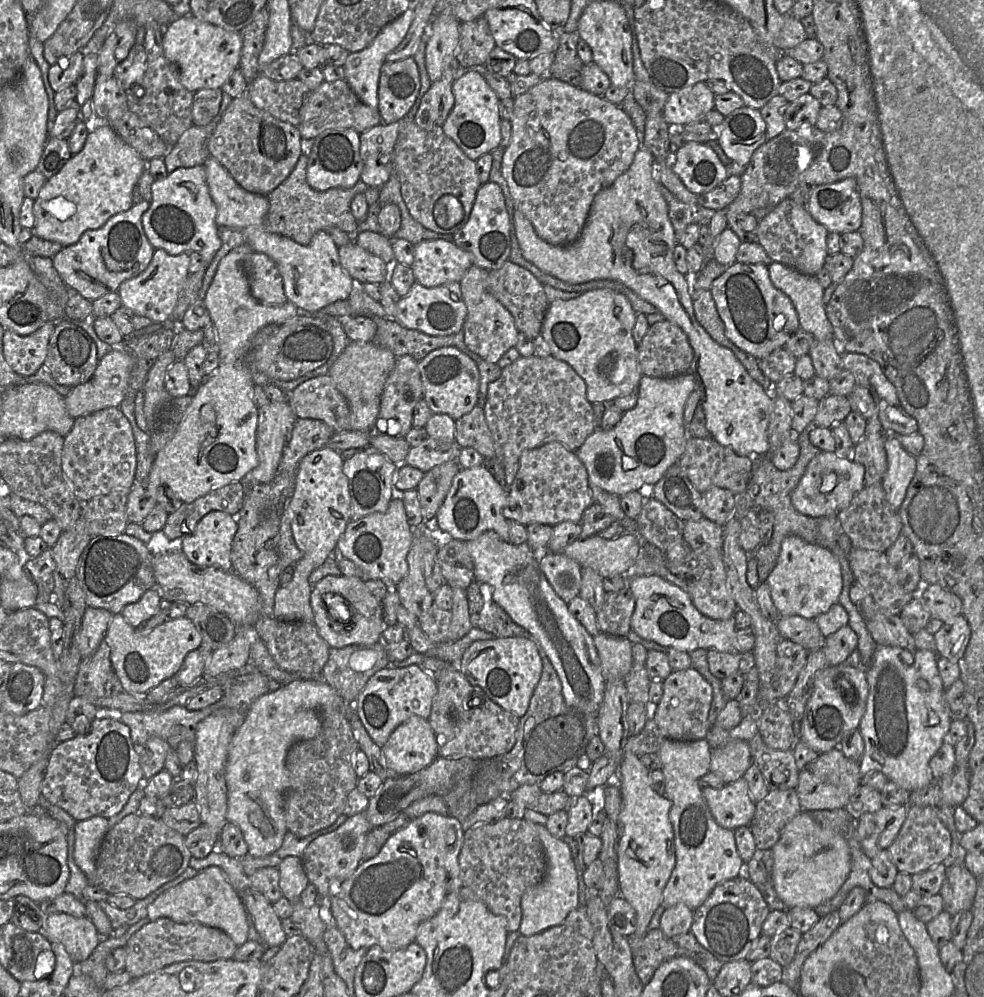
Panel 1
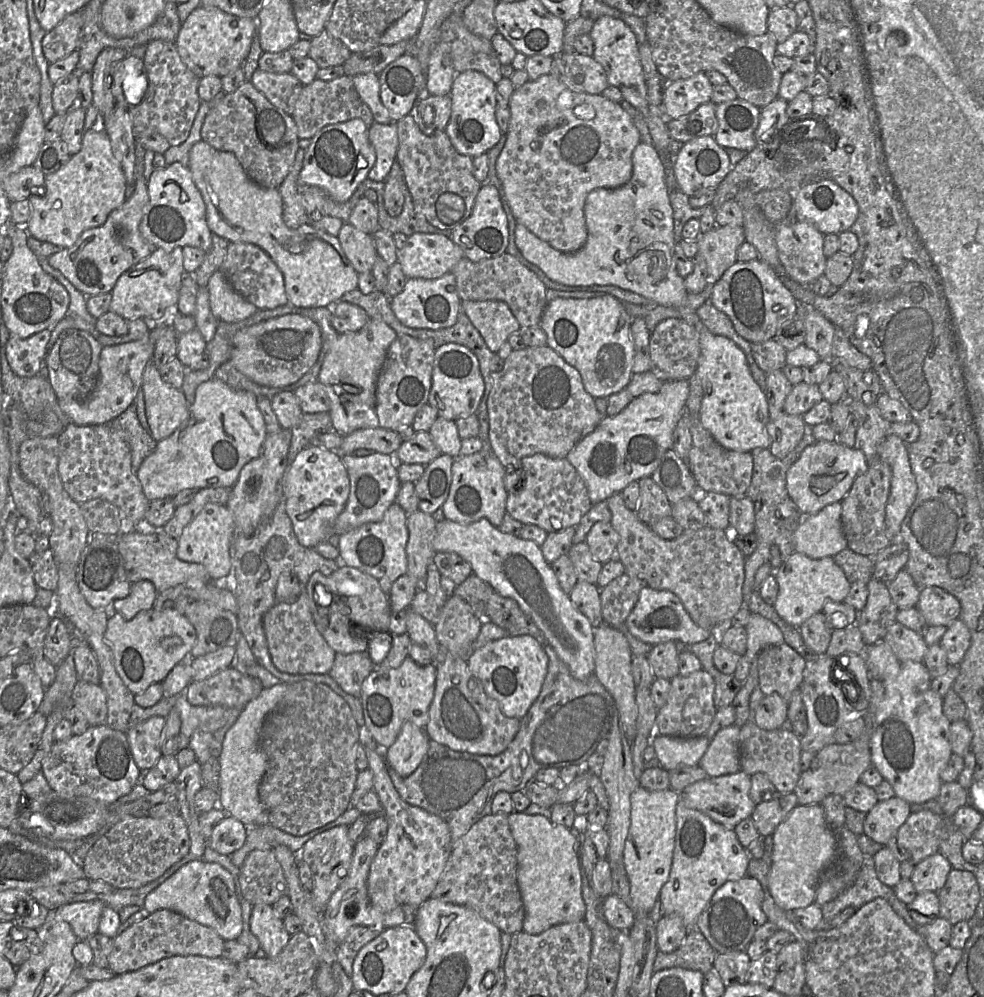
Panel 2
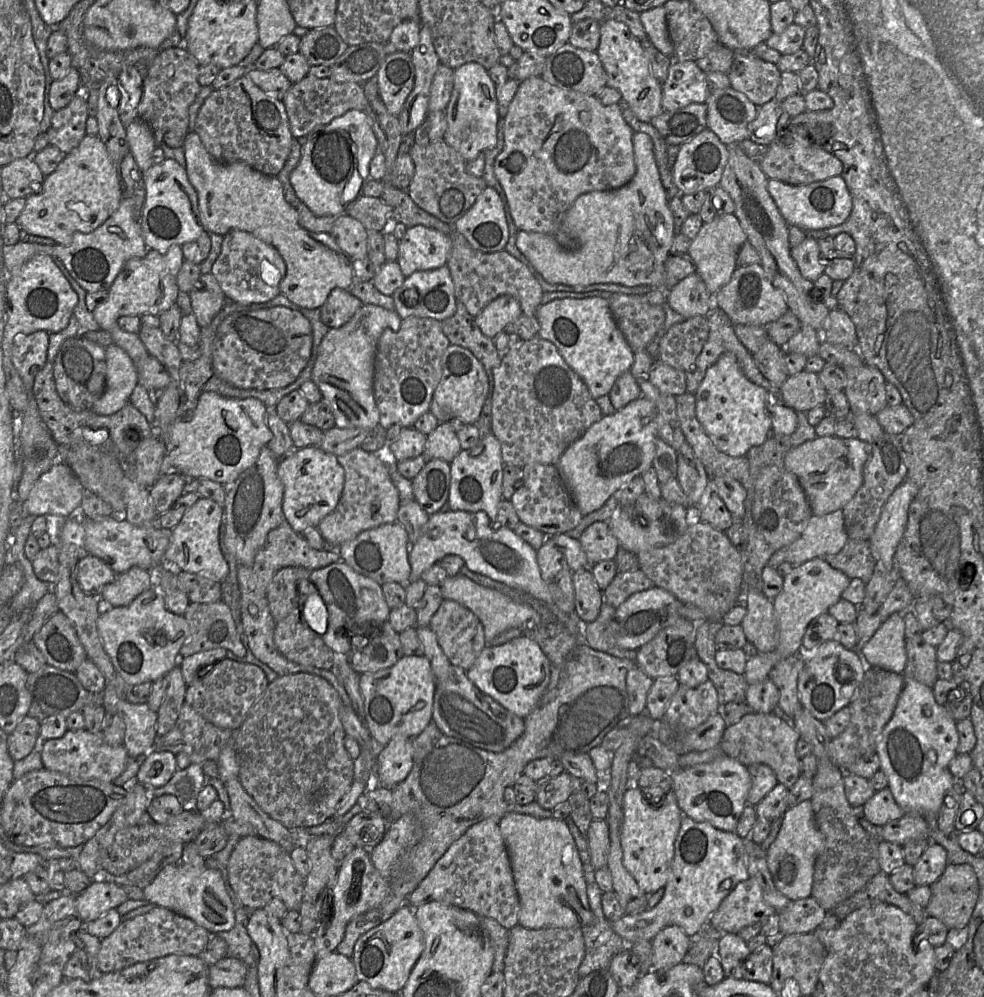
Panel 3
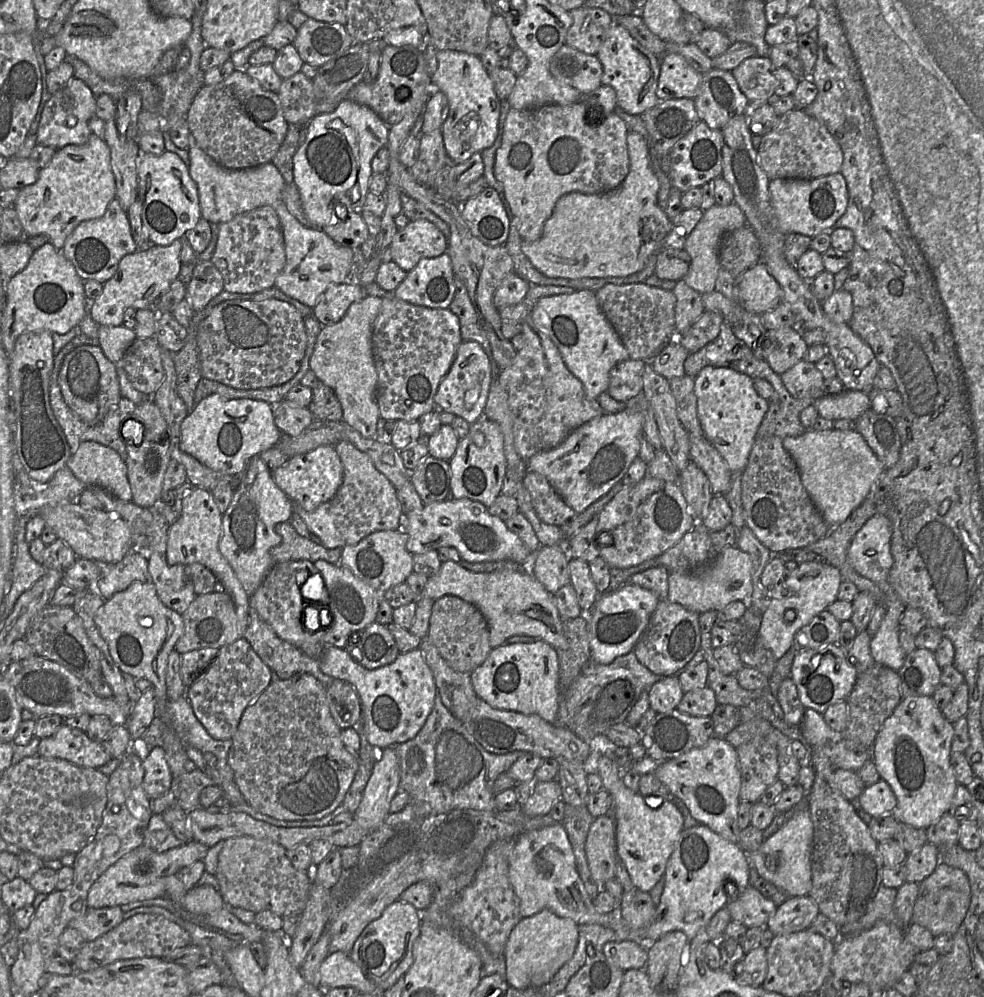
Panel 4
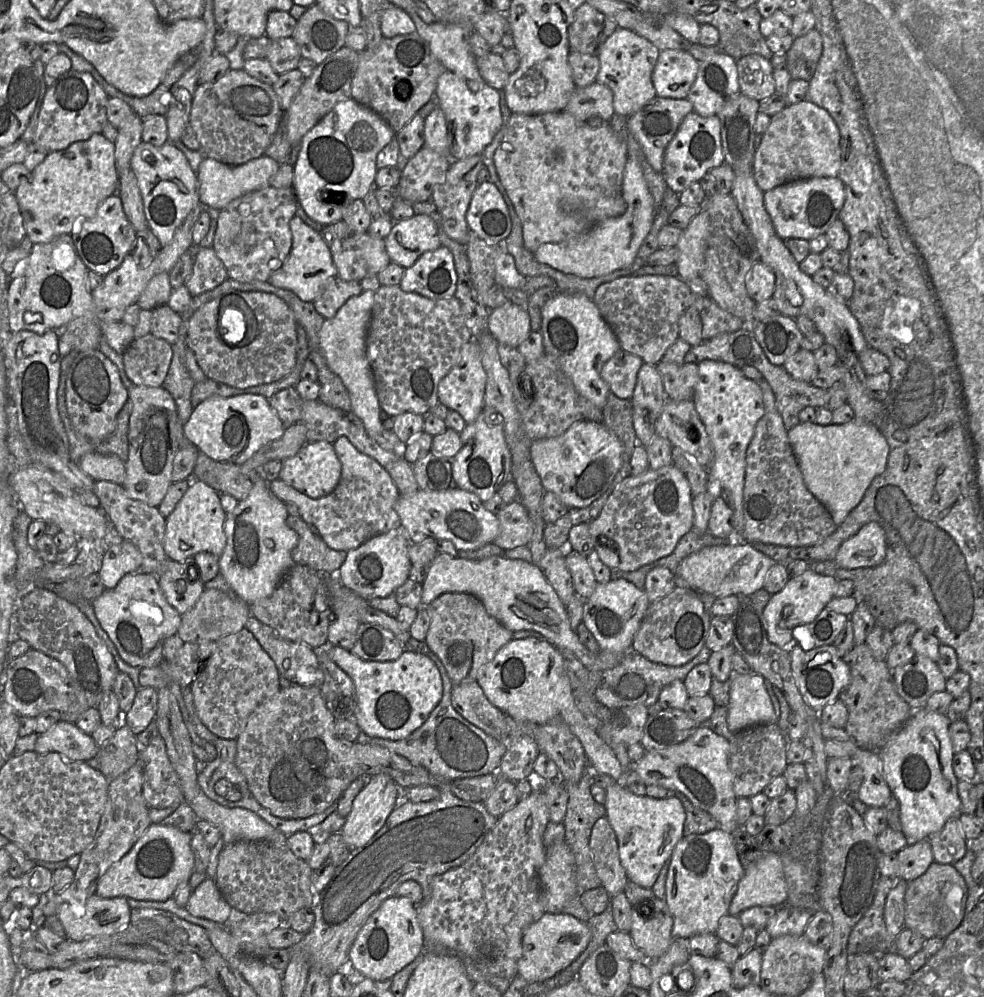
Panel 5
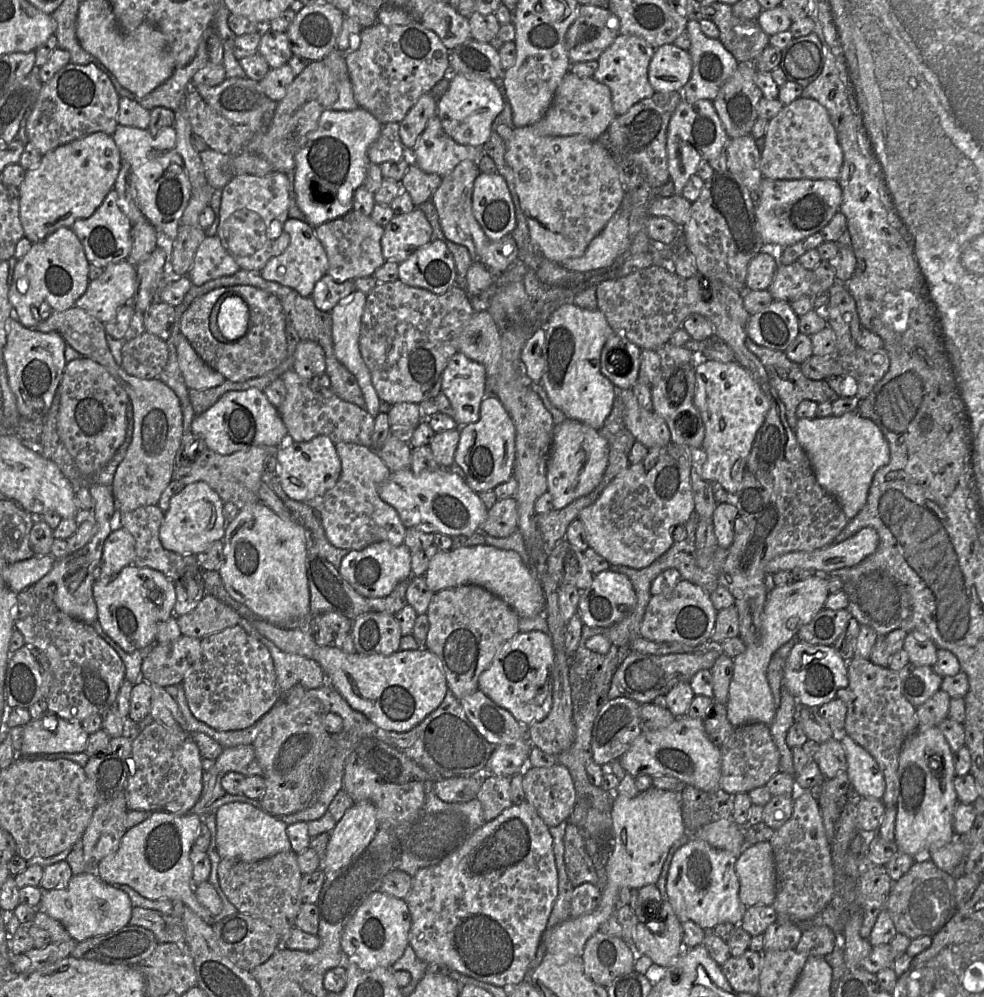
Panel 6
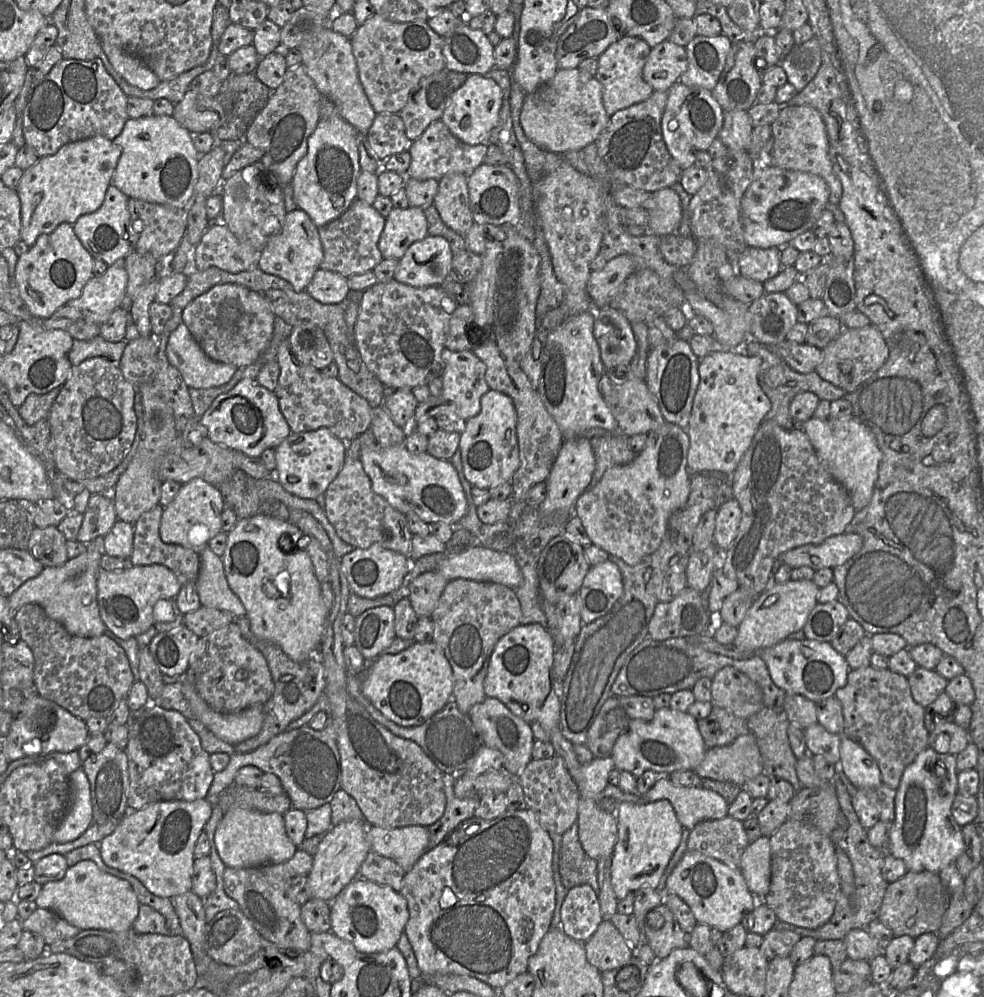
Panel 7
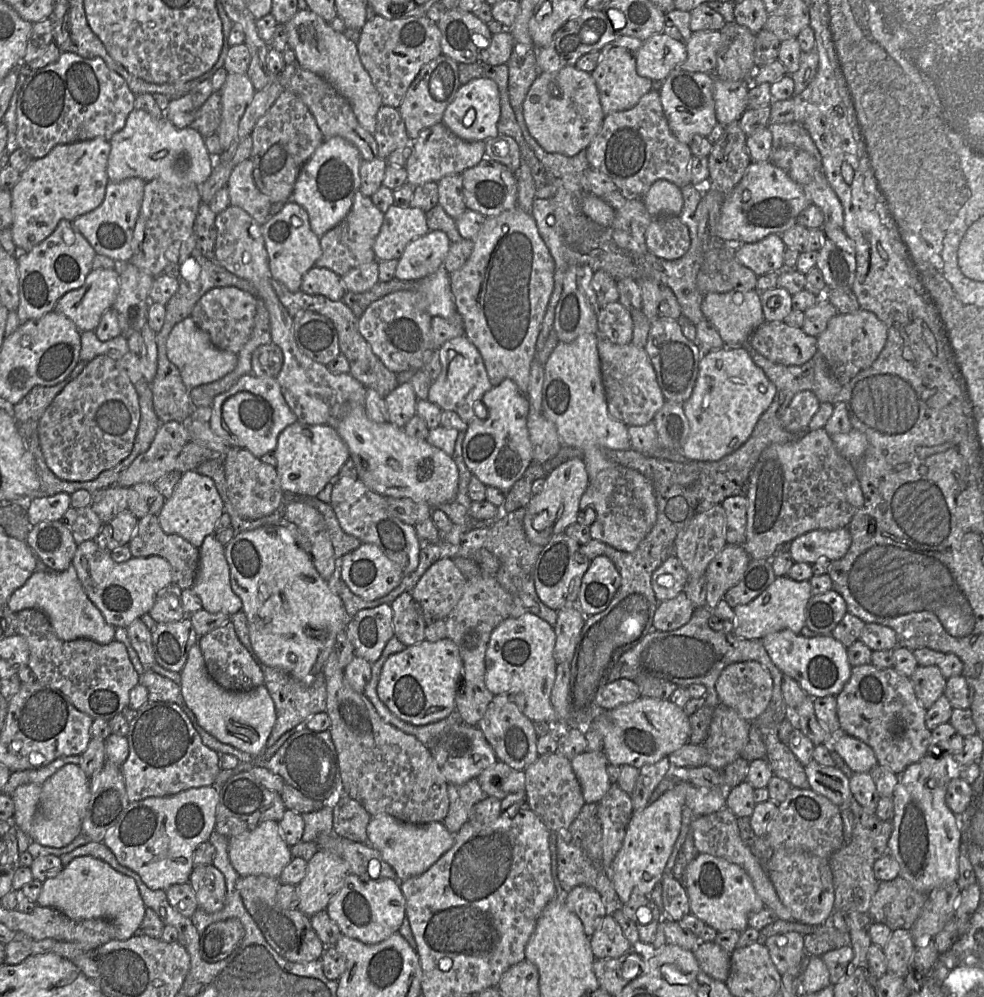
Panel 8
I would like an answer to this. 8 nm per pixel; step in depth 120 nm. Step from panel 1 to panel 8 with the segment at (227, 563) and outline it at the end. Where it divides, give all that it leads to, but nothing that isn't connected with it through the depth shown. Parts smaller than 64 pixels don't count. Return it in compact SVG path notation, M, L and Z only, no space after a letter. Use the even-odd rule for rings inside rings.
M191 470L181 475L171 497L165 500L157 515L165 533L180 535L193 546L200 548L206 536L215 534L216 522L223 512L223 501L213 480Z

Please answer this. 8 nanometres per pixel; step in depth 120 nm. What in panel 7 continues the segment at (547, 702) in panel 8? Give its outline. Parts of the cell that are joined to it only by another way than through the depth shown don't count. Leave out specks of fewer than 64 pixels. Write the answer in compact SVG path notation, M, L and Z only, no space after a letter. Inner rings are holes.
M533 623L515 627L502 636L491 654L487 674L484 679L486 697L500 700L514 715L527 723L539 723L549 734L555 755L560 756L571 777L579 769L573 744L561 731L561 697L563 682L557 679L554 671L555 642L540 624Z

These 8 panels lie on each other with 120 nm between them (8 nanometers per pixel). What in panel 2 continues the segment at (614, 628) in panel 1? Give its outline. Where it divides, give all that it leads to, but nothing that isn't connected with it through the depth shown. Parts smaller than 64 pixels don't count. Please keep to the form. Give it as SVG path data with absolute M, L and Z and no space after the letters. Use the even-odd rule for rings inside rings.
M625 572L607 586L600 588L603 623L613 628L626 626L626 619L644 586L642 580Z

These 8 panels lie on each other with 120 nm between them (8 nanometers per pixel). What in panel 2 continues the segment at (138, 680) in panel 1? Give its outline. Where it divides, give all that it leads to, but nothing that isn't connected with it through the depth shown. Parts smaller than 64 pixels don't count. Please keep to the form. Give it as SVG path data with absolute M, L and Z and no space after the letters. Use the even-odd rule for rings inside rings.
M114 608L105 611L109 614L105 639L113 652L119 676L133 694L144 692L151 684L161 683L177 664L191 658L197 632L190 620L175 608L141 610L130 620Z

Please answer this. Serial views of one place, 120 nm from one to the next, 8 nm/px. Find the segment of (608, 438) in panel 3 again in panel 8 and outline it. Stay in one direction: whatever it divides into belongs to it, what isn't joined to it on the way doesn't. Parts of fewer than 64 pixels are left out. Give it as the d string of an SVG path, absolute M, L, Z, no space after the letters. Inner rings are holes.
M582 457L571 458L545 478L542 491L533 495L525 507L523 526L527 539L540 546L547 545L555 536L564 533L566 528L577 521L580 500L589 484L589 476Z

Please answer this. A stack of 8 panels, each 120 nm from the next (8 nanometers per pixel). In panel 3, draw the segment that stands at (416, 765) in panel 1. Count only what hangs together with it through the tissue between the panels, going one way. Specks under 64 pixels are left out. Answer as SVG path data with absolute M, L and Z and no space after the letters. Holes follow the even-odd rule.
M397 735L377 755L375 775L379 785L392 789L407 778L413 767L413 738Z

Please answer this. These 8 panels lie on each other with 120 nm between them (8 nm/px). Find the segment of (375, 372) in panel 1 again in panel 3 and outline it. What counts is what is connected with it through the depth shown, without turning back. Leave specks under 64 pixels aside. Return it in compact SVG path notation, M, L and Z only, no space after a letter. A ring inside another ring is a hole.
M363 304L344 325L329 328L319 347L311 379L318 386L322 400L330 407L335 426L373 430L379 426L380 413L374 397L374 360L378 340L386 328L398 331L401 317L396 311L373 304Z

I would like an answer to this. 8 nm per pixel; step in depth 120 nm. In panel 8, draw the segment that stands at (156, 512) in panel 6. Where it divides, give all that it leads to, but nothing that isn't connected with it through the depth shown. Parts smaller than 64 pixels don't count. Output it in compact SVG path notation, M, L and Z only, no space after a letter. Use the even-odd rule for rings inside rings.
M158 515L138 520L129 547L133 557L159 555L165 558L172 568L172 583L182 590L192 588L199 566L199 549L180 535L165 533Z

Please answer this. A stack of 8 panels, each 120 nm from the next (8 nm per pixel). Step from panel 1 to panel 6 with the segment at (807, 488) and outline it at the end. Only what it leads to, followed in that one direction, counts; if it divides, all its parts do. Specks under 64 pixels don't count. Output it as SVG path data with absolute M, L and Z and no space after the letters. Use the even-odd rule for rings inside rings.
M855 411L841 417L798 419L794 432L818 484L835 497L849 520L854 518L866 504L874 474L890 460L889 445L880 429Z

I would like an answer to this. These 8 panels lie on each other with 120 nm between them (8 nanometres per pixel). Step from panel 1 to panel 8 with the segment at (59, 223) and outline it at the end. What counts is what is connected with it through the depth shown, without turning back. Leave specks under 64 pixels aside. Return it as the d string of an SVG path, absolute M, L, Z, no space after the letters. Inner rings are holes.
M94 138L56 145L46 156L33 159L11 189L11 234L15 247L26 252L53 233L62 219L73 222L96 209L104 200L110 142Z

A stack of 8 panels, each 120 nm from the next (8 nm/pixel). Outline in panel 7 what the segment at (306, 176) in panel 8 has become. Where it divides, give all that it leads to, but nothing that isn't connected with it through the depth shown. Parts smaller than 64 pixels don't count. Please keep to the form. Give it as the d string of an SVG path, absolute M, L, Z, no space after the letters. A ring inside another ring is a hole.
M337 116L337 117L332 117L329 119L320 119L314 133L308 139L307 153L299 161L296 167L293 180L292 180L292 185L294 188L294 201L297 204L298 208L305 211L318 228L339 218L342 214L344 214L351 207L351 205L357 199L357 183L358 183L358 178L362 172L361 167L360 167L360 159L359 159L359 144L362 140L362 136L366 136L366 135L361 134L354 126L352 126L342 117Z

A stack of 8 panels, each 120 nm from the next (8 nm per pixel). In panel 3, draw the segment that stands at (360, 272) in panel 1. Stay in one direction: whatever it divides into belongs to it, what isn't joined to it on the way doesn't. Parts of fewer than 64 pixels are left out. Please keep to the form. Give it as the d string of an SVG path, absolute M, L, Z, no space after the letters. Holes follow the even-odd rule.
M348 214L336 216L330 234L352 260L368 257L367 229L357 219Z

